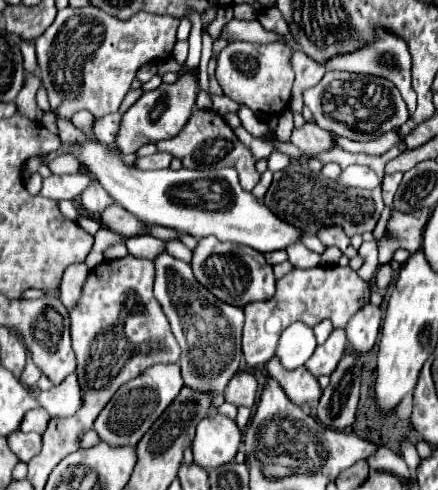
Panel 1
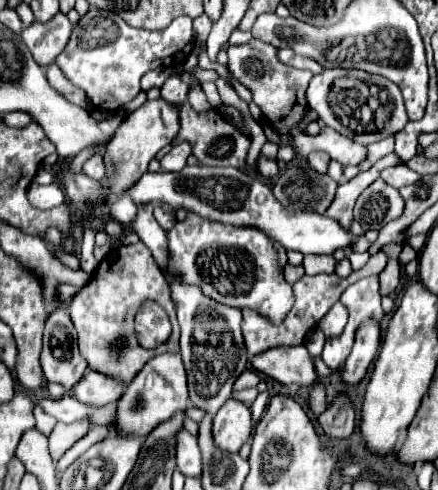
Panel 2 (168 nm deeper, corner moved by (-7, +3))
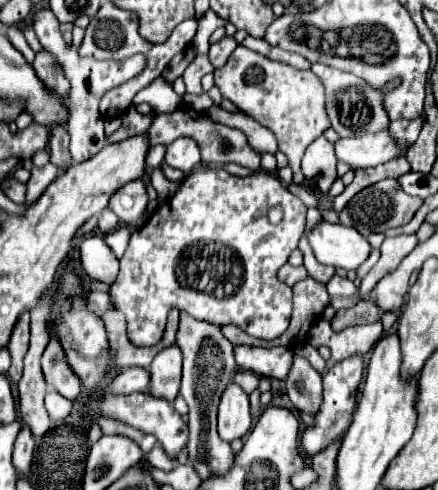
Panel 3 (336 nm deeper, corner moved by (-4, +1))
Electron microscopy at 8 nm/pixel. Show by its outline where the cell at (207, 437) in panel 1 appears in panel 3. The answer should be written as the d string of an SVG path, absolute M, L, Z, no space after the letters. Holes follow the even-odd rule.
M230 383L218 405L218 433L224 441L242 439L252 425L250 415L250 403L244 389L240 389L236 383Z

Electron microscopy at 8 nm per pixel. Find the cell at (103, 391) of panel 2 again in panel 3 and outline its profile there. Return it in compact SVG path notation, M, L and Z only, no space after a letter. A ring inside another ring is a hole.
M128 367L122 369L112 381L110 389L112 393L134 393L134 391L148 391L150 387L150 375L142 367Z

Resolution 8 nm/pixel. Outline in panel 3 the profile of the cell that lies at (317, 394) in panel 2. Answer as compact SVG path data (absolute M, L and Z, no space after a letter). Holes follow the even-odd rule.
M294 353L290 373L286 377L286 391L296 409L316 413L322 401L322 375L302 355Z

